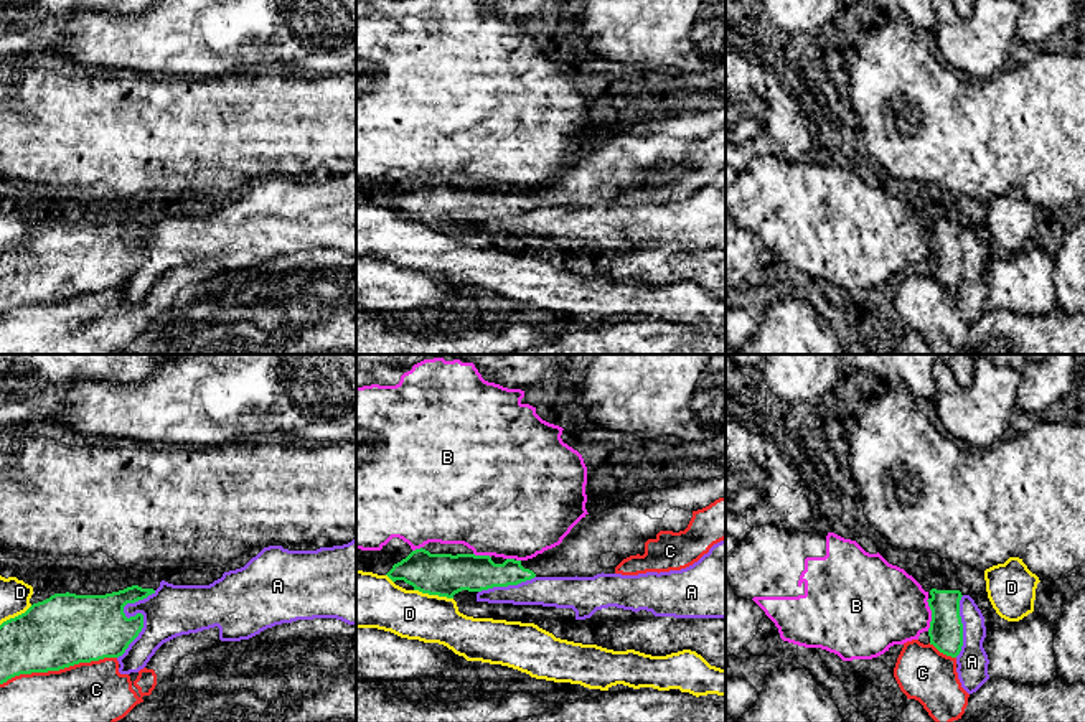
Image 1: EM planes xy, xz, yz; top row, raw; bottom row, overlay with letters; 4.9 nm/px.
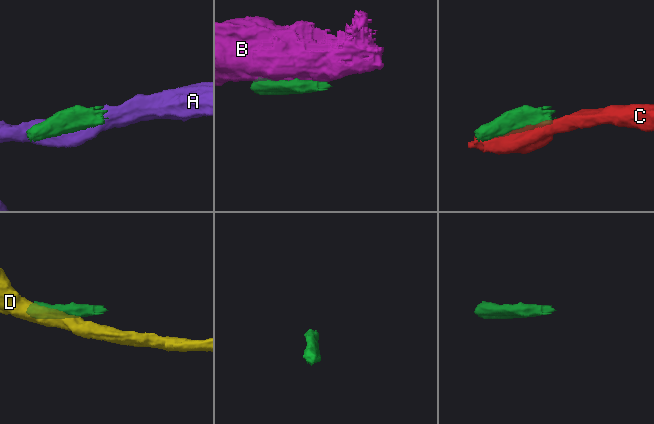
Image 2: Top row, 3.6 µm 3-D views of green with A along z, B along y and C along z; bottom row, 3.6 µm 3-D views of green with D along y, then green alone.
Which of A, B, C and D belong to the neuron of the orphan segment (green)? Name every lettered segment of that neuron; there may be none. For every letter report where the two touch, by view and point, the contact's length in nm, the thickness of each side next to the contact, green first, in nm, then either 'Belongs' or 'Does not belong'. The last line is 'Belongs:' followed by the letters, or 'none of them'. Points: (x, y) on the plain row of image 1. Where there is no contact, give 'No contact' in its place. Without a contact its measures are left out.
A: Touches green at xy (136, 246). Shared border 380 nm. Thickness 320 nm (green) against 260 nm. Does not belong
B: Touches green at yz (932, 246). Shared border 160 nm. Thickness 170 nm (green) against 400 nm. Does not belong
C: Touches green at xy (58, 300). Shared border 600 nm. Thickness 360 nm (green) against 500 nm. Does not belong
D: Touches green at xz (434, 225). Shared border 200 nm. Thickness 200 nm (green) against 240 nm. Does not belong
Belongs: none of them

